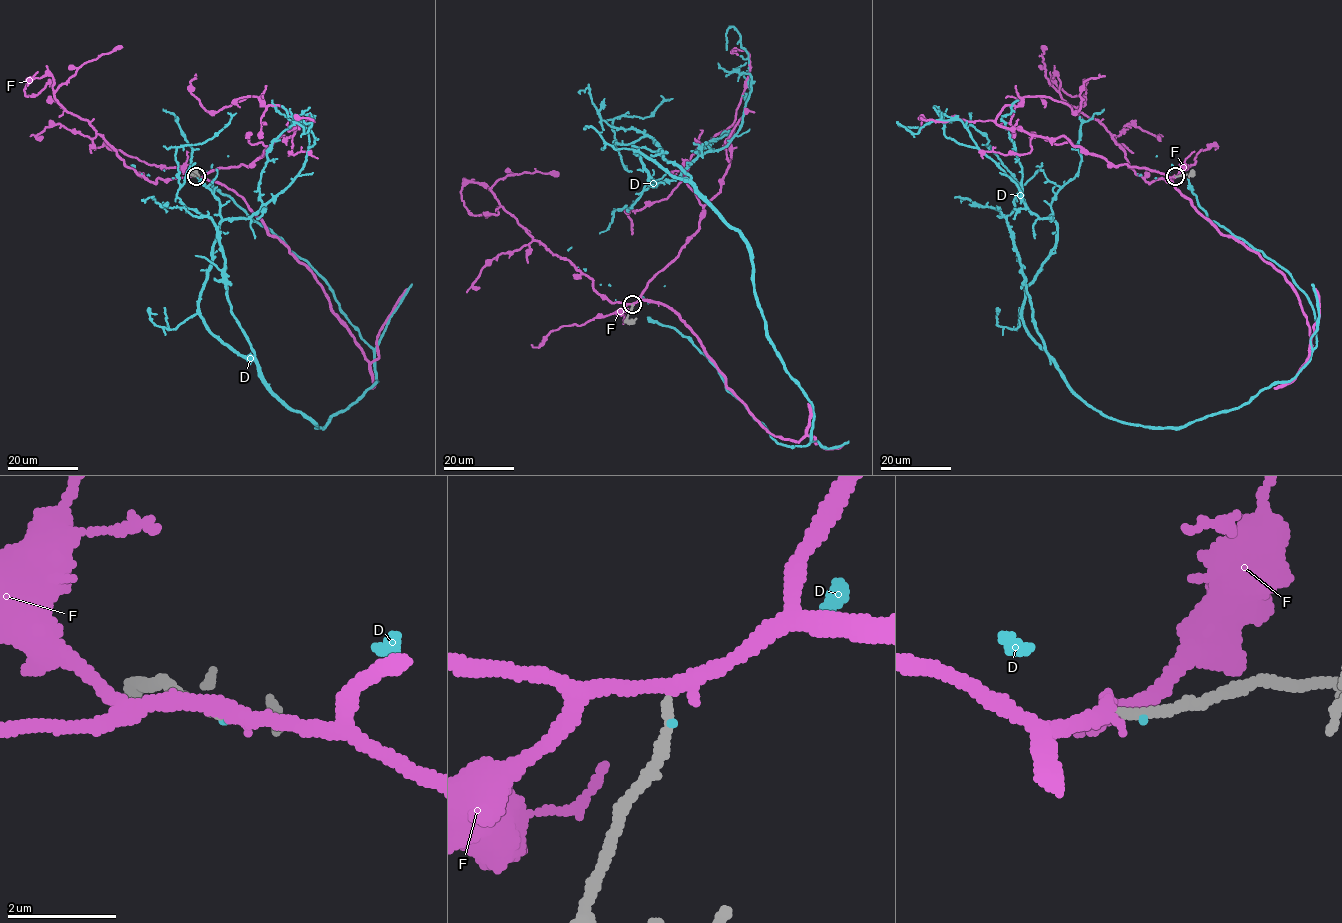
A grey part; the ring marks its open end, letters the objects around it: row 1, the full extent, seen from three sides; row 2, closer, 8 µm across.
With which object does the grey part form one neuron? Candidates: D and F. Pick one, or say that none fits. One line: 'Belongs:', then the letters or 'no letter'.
Belongs: no letter

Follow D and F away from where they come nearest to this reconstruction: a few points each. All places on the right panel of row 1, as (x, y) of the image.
D: (1177, 176), (1316, 346), (1240, 406), (1122, 423), (1027, 330), (1057, 224), (960, 120), (920, 127)
F: (1175, 176), (1112, 165), (1065, 137), (997, 124), (1006, 105), (1026, 96), (1077, 111), (1084, 82), (1105, 76)

